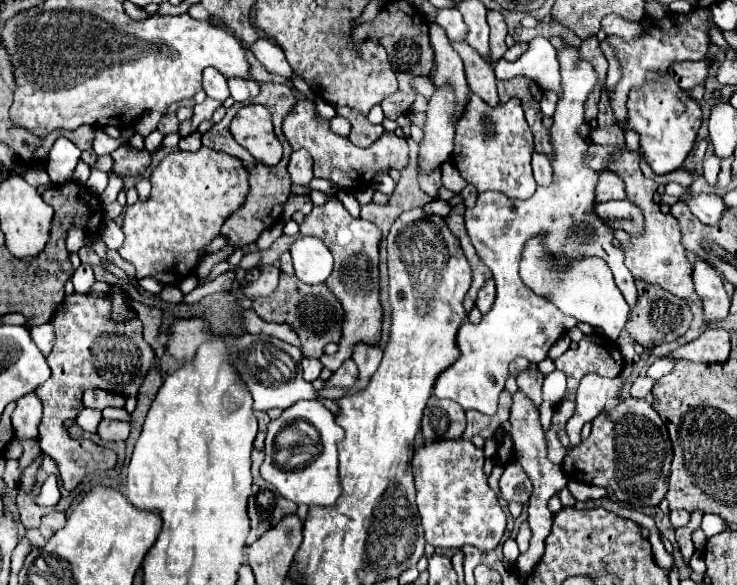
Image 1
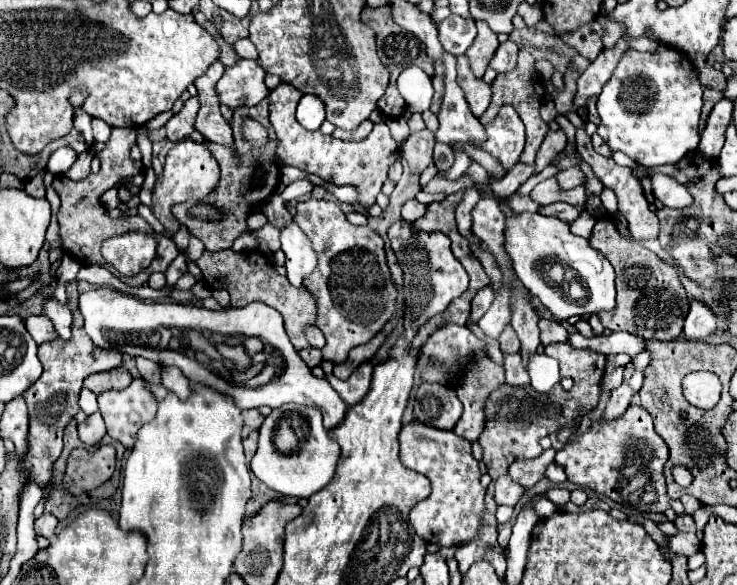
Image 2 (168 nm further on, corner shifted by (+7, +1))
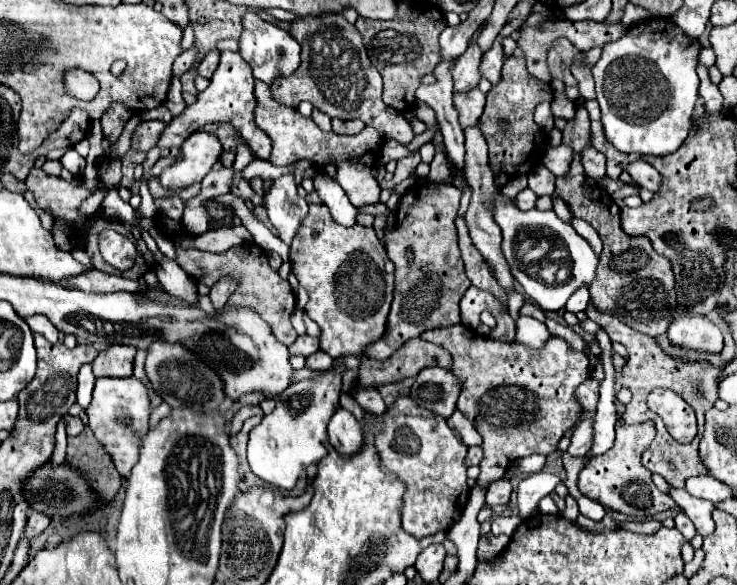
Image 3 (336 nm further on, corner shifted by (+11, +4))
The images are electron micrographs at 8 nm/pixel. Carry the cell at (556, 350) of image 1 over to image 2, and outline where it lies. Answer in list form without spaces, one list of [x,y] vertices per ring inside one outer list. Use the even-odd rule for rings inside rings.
[[[541,318],[539,320],[539,330],[541,330],[541,344],[543,346],[553,344],[553,342],[567,342],[569,340],[567,328],[561,322],[557,322],[557,320]]]

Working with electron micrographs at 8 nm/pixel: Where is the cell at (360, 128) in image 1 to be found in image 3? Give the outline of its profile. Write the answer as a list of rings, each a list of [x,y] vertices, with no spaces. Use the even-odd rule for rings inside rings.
[[[333,119],[333,133],[337,135],[355,135],[365,127],[365,123],[361,119],[353,119],[353,121],[339,121]]]

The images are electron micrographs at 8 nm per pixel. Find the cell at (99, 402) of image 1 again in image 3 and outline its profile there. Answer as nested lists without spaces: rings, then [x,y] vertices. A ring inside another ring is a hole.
[[[111,345],[101,351],[99,357],[91,363],[93,375],[99,377],[131,377],[133,375],[133,357],[135,349],[129,345]]]

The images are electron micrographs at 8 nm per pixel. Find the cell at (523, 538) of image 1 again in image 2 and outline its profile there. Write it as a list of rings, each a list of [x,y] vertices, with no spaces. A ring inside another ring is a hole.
[[[539,498],[537,502],[535,502],[535,510],[539,512],[539,516],[543,516],[543,518],[547,518],[549,514],[553,514],[555,510],[557,510],[557,506],[549,500],[549,498]]]

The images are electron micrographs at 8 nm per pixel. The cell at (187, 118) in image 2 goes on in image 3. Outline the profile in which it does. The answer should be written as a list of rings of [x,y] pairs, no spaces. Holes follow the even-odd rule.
[[[143,121],[137,131],[133,133],[133,147],[139,151],[149,151],[157,145],[161,133],[165,131],[167,123],[163,121]]]

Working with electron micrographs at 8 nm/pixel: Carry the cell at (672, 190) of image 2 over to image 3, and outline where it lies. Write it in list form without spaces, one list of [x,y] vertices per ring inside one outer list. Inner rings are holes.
[[[635,161],[627,167],[629,175],[643,187],[643,189],[649,189],[651,193],[659,193],[661,191],[661,183],[663,183],[663,177],[657,169],[653,169],[647,161]]]

